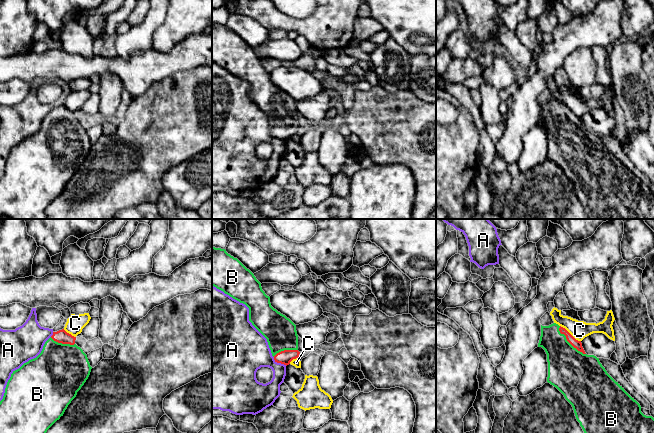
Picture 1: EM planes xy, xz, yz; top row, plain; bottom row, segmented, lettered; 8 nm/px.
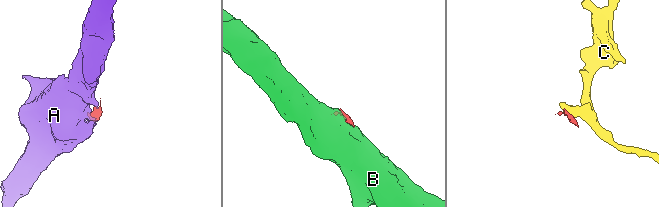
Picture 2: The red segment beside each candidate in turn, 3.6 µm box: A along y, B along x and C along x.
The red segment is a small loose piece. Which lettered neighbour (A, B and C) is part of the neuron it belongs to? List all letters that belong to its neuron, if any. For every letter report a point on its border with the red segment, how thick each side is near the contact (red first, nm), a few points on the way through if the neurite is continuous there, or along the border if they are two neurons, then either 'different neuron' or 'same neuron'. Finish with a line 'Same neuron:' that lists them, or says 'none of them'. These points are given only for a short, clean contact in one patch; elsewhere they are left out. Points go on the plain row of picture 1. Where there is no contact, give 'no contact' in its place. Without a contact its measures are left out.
A: contact xz (279, 138); calibres 110 and 300 nm; border xz (273, 133), (277, 138), (286, 141); different neuron
B: contact yz (569, 118); calibres 70 and 360 nm; same neuron
C: contact yz (569, 109); calibres 70 and 150 nm; border yz (560, 101), (580, 117); different neuron
Same neuron: B

